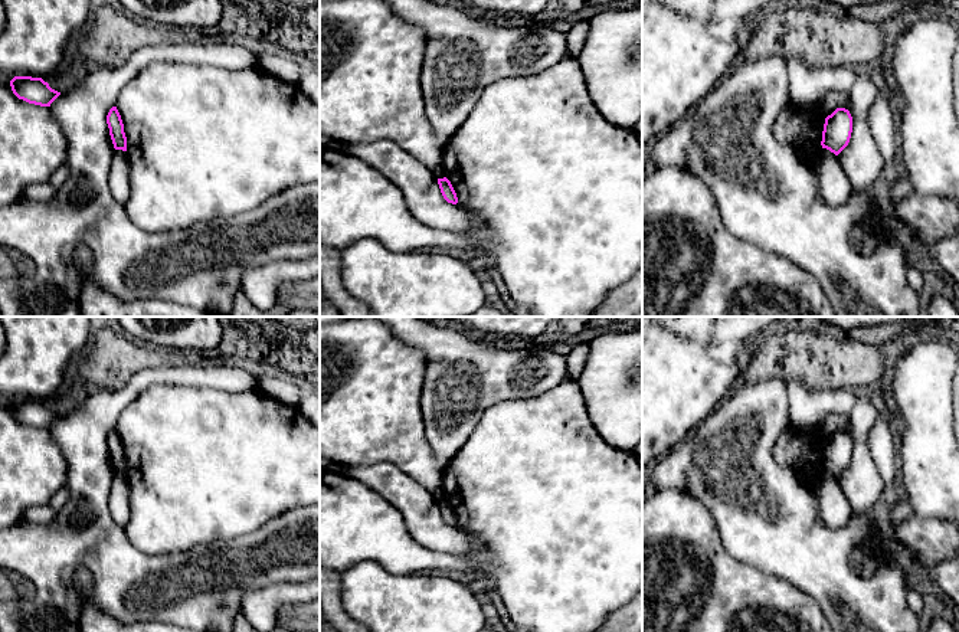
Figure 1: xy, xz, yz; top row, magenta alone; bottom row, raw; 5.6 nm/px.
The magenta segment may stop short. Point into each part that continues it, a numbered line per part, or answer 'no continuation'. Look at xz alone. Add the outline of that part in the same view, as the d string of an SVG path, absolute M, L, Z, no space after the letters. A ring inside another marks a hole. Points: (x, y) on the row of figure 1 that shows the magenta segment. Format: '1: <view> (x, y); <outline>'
no continuation

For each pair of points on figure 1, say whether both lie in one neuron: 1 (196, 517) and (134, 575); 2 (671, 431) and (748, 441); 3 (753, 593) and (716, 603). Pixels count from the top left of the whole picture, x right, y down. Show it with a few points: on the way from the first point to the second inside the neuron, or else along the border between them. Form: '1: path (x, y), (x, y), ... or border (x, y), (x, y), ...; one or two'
1: border (127, 536), (140, 550), (150, 554), (189, 550); two
2: border (713, 411), (663, 455); two
3: path (745, 602), (725, 603); one

